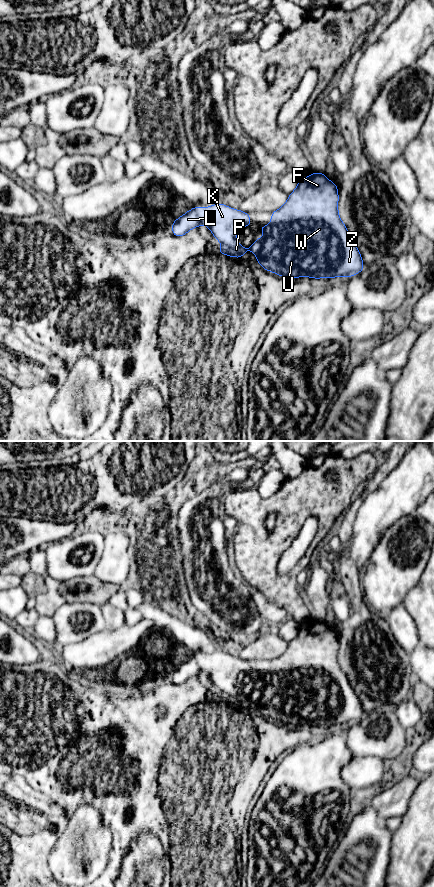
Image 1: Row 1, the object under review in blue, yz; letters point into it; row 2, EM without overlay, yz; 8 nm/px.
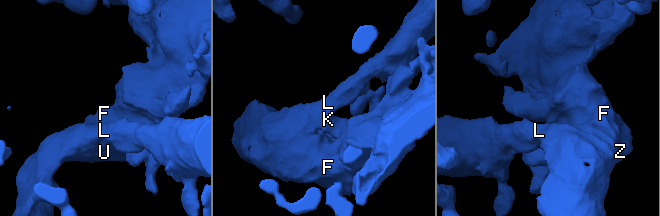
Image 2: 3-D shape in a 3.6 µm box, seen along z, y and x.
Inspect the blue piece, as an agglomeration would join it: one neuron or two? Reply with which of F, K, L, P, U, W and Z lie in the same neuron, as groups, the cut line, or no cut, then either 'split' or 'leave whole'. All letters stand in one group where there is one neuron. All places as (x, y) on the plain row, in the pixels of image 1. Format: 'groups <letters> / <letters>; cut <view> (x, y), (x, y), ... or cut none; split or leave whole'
groups F K L P U W Z; cut none; leave whole

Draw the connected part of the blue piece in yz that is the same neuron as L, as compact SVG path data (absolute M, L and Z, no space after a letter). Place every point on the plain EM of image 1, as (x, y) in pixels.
M314 620L312 623L300 627L296 637L289 643L285 652L278 658L271 661L271 671L266 674L260 674L259 679L264 680L263 686L257 686L252 694L243 696L237 689L237 678L240 674L250 675L250 664L240 657L230 656L222 651L216 651L208 656L203 654L194 655L187 661L176 667L171 673L173 684L181 685L194 675L206 672L216 686L224 695L217 696L218 702L225 702L228 705L235 704L241 707L243 702L255 700L257 711L264 718L271 719L279 724L288 727L307 724L314 727L334 726L336 724L349 726L360 721L365 715L359 698L350 686L349 680L339 665L338 661L338 635L331 630L324 621Z

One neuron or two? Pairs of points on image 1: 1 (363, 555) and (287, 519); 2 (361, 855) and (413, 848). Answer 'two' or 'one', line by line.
1: two
2: two

